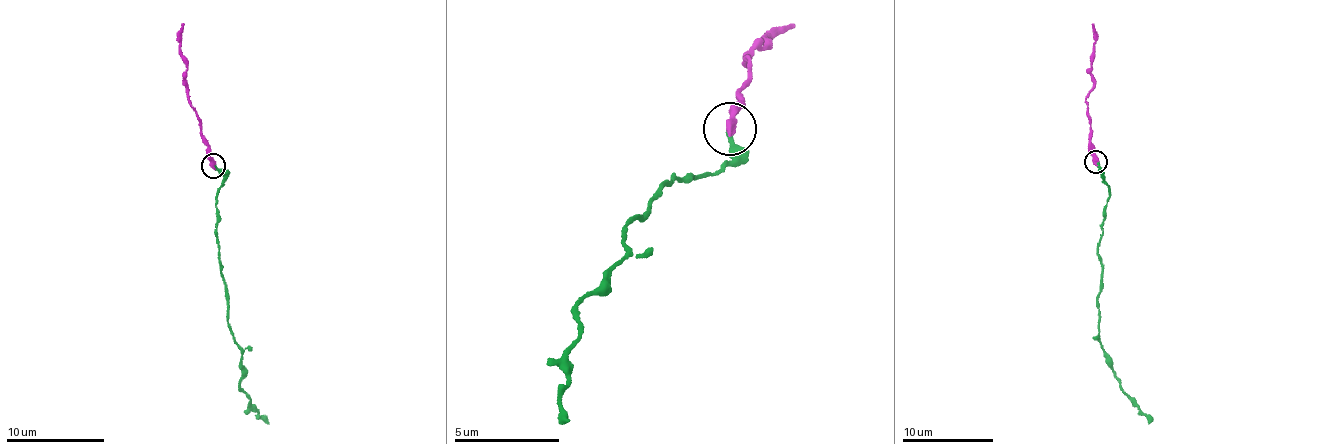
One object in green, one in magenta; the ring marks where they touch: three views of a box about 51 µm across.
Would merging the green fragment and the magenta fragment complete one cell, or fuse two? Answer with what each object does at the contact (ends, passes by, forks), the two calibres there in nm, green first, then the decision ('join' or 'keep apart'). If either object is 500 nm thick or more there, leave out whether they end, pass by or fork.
green ends there; magenta ends there; 260 nm thick on the green side, 420 nm on the other; join

